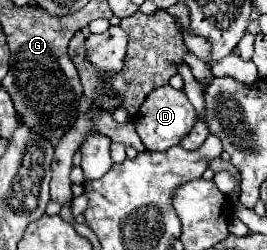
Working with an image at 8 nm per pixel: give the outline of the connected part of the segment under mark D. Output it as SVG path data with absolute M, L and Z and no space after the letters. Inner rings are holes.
M161 85L149 93L149 99L141 105L139 113L135 115L135 131L145 143L149 151L167 151L173 145L179 145L179 141L193 129L197 121L197 113L193 105L189 103L187 95L181 89L173 89L171 85Z

